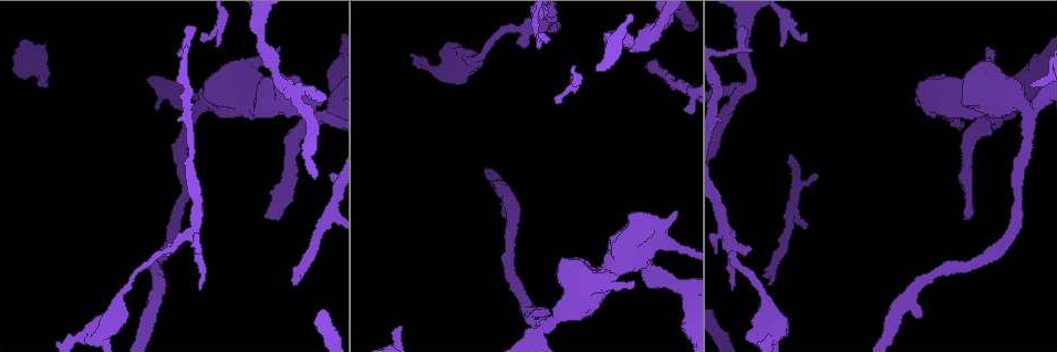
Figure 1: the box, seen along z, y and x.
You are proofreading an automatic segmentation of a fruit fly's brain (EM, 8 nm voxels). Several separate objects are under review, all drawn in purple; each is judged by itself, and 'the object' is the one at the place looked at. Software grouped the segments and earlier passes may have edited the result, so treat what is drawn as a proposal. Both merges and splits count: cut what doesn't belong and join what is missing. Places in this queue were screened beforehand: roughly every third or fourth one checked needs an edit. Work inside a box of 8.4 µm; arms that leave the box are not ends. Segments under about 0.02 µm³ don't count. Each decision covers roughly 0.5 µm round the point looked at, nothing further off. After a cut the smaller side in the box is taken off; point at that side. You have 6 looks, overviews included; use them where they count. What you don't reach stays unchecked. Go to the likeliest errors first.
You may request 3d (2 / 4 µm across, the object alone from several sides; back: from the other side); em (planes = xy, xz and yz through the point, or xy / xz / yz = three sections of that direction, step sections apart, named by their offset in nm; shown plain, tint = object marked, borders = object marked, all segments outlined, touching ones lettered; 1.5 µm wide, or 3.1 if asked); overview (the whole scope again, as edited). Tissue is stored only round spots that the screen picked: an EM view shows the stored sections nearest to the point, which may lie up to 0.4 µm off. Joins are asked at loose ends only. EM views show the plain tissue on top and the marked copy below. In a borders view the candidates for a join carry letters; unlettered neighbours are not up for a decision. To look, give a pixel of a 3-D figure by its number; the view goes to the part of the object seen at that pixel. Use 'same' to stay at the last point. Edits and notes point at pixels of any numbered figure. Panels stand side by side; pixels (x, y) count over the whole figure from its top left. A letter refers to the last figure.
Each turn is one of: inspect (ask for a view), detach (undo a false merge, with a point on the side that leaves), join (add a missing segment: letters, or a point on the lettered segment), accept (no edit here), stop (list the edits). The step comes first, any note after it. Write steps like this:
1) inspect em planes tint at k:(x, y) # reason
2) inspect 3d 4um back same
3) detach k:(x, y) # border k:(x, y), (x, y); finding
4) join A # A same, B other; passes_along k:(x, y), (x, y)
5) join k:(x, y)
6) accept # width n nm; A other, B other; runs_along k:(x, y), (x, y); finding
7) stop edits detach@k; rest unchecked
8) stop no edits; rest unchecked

inspect em planes tint at 1:(644, 66) # branch stops here

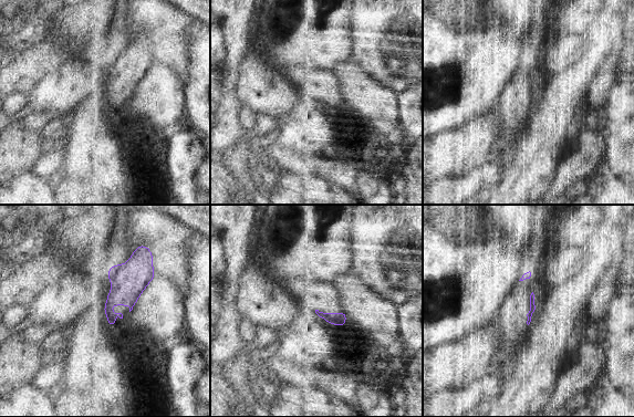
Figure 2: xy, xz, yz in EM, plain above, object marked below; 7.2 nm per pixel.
inspect em planes borders same # see the neighbours

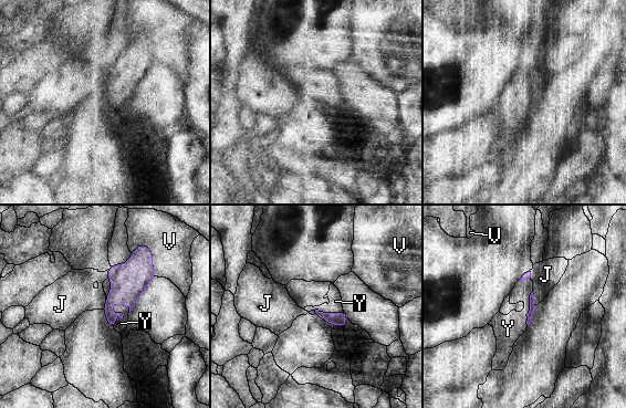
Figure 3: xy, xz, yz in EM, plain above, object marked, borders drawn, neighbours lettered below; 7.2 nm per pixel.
join Y # J other, V other, Y same; passes_along 3:(128, 281), (116, 313), (121, 323); the neuron continues

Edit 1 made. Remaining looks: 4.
inspect overview

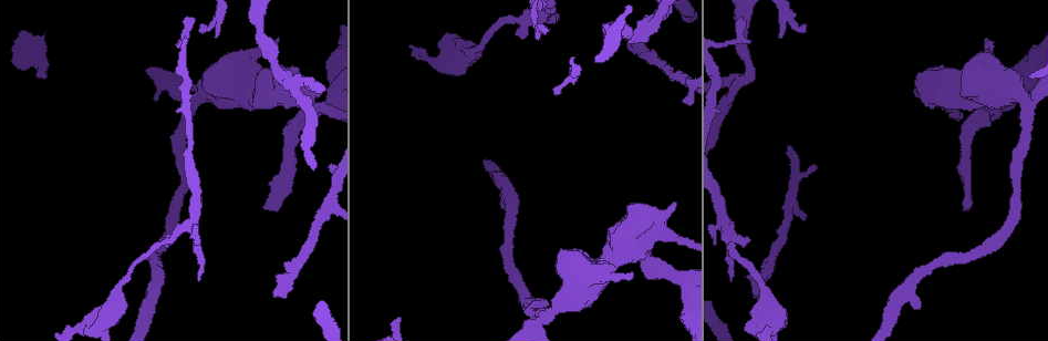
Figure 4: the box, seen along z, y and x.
inspect em planes borders at 4:(969, 209) # long arm stops here

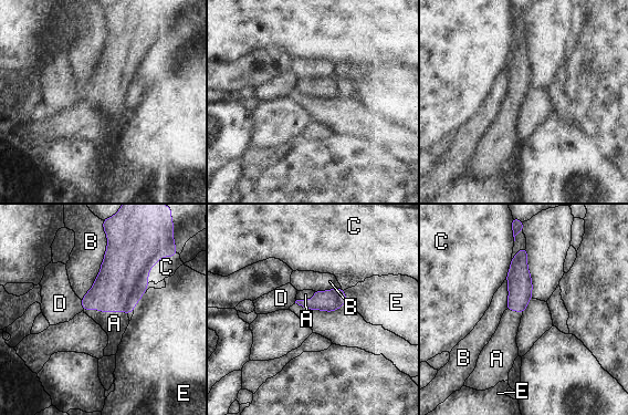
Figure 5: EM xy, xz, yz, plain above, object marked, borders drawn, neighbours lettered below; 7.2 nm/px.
join A # A same, B other, C other, D other, E other; passes_along 5:(122, 281), (106, 311), (114, 323); the neuron continues

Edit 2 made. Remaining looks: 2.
inspect em planes tint at 4:(918, 308) # free end

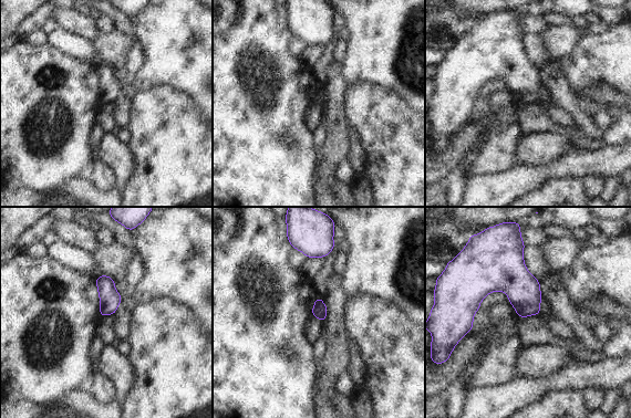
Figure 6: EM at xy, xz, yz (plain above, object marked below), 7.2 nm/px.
inspect em planes borders same # see the neighbours

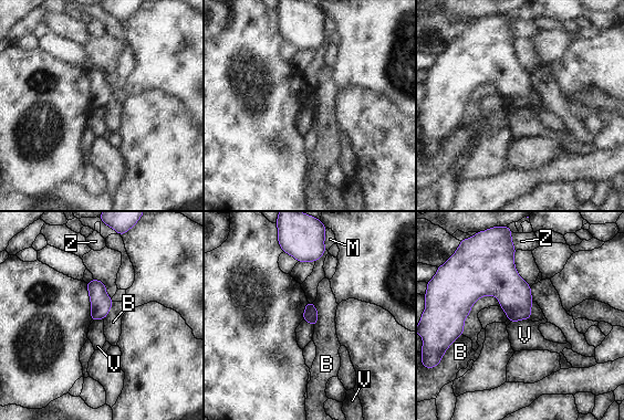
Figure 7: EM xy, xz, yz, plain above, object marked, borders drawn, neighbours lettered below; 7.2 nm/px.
accept # B other, M other, V other, Z other; border 7:(528, 318), (511, 322); none of them fits

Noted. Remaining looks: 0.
stop edits join@3, join@5; rest unchecked

